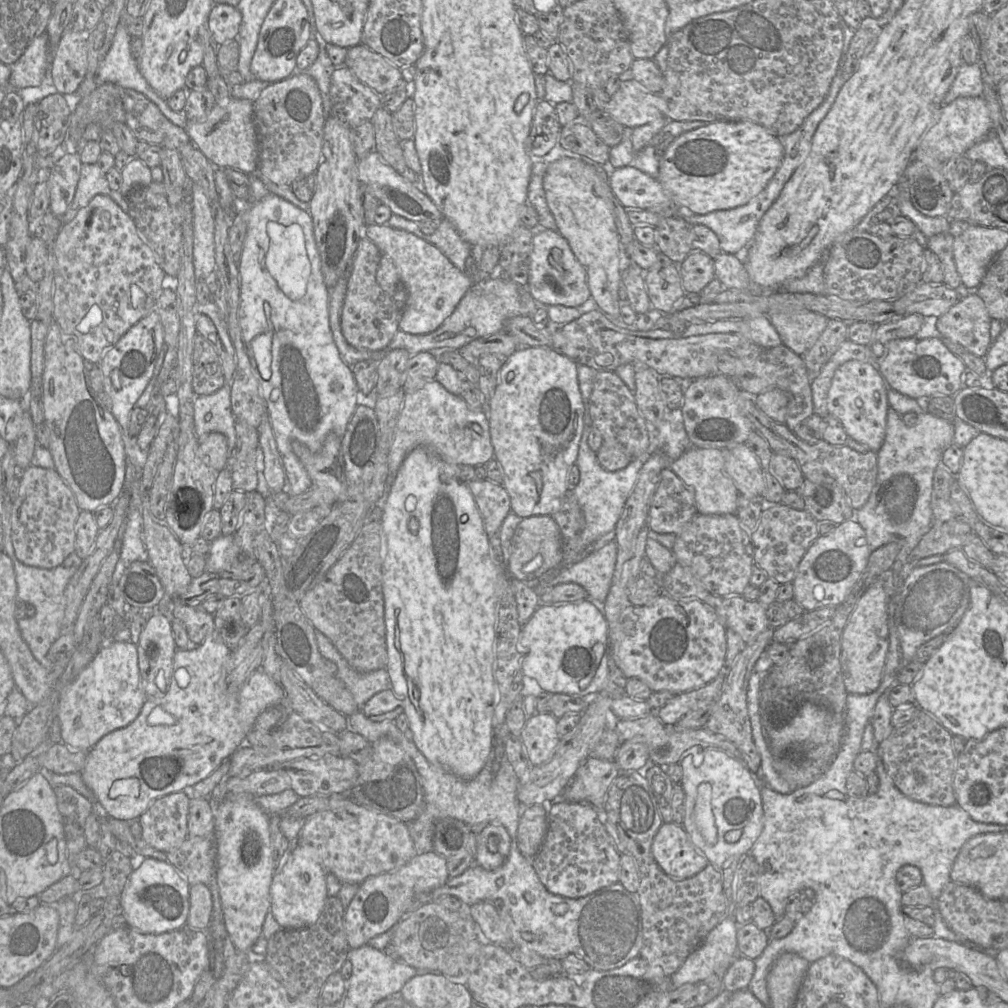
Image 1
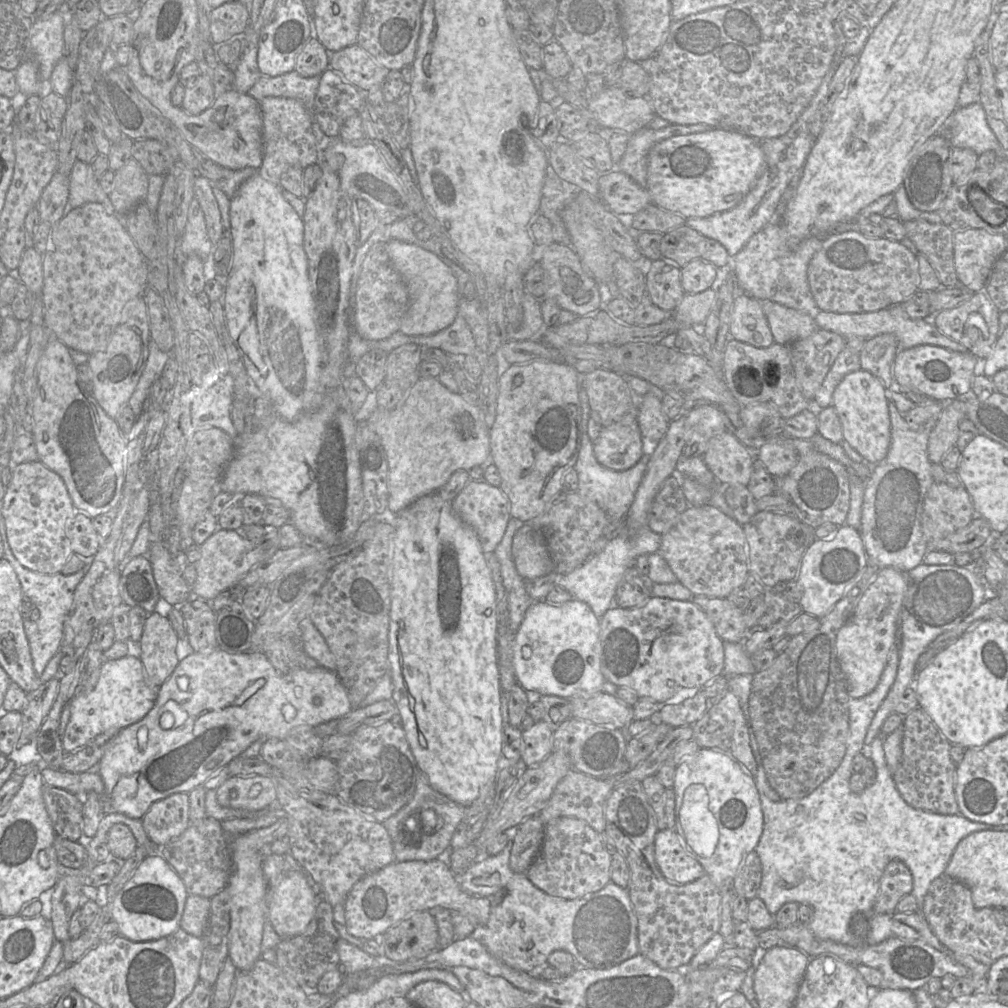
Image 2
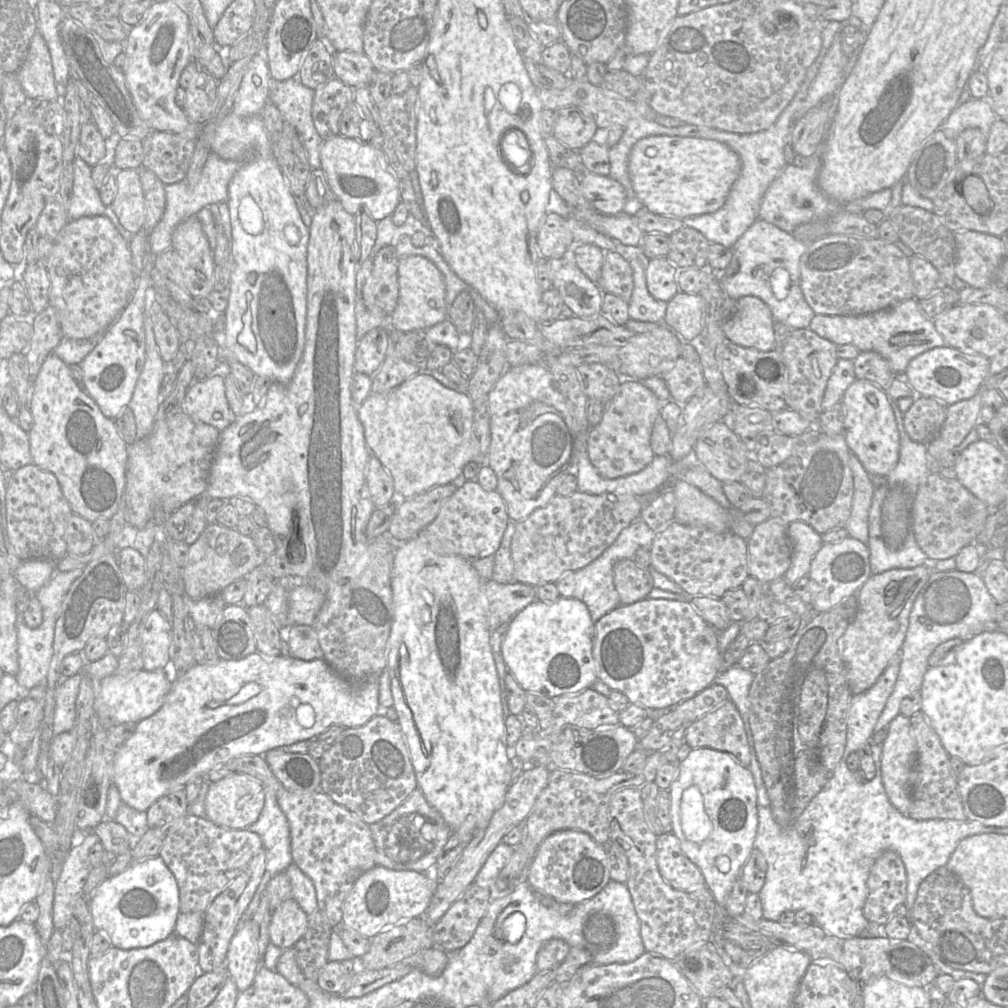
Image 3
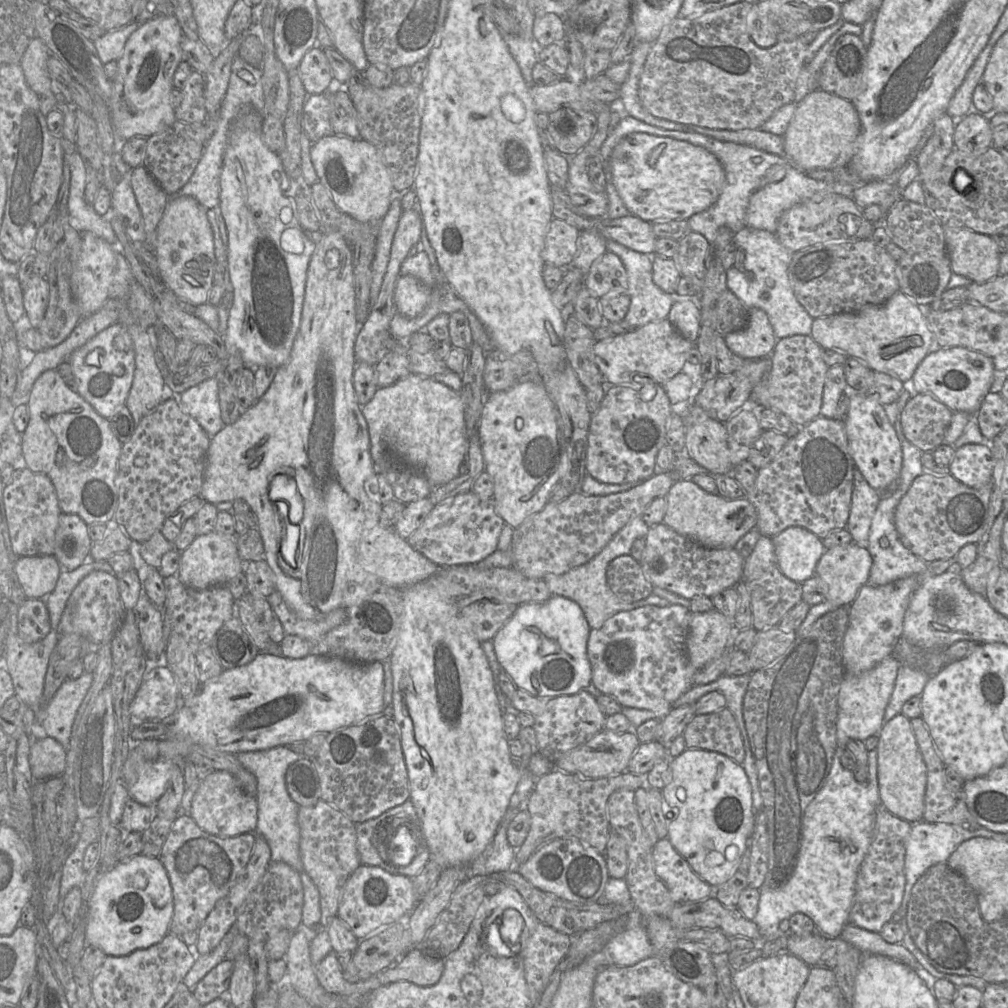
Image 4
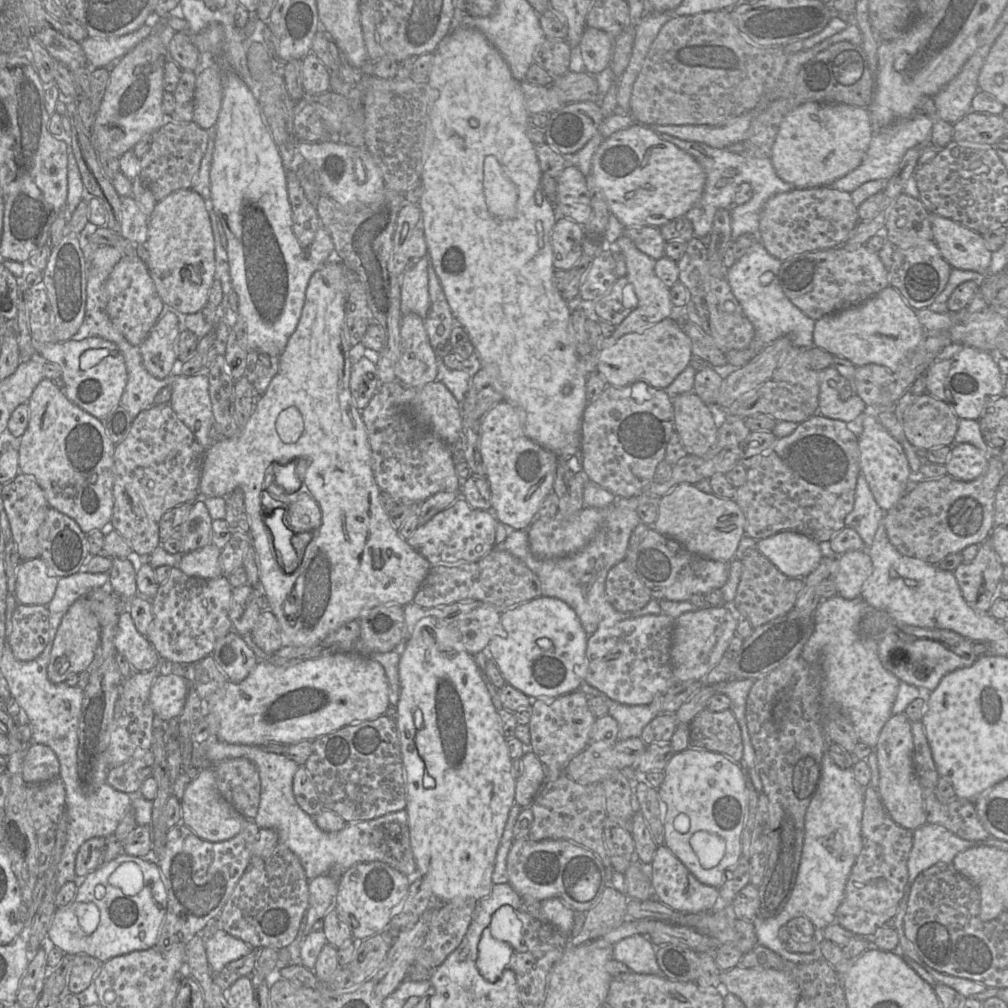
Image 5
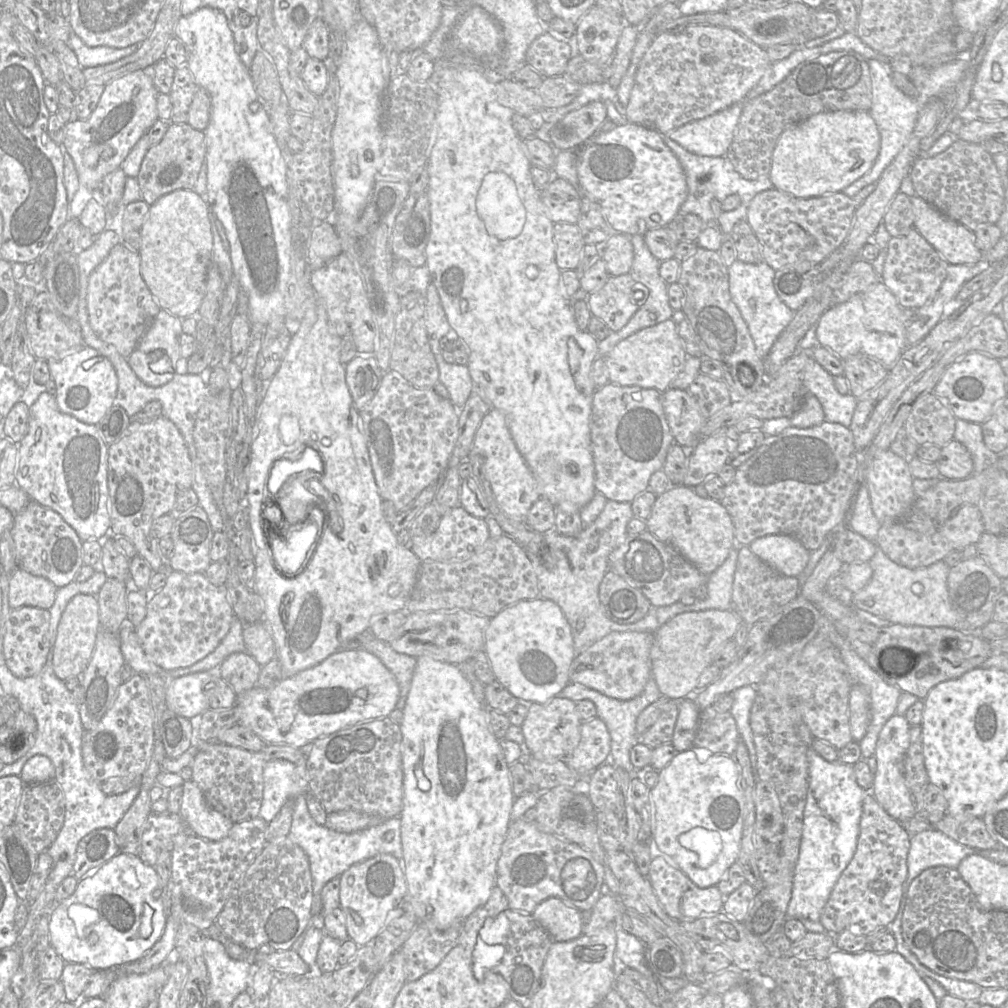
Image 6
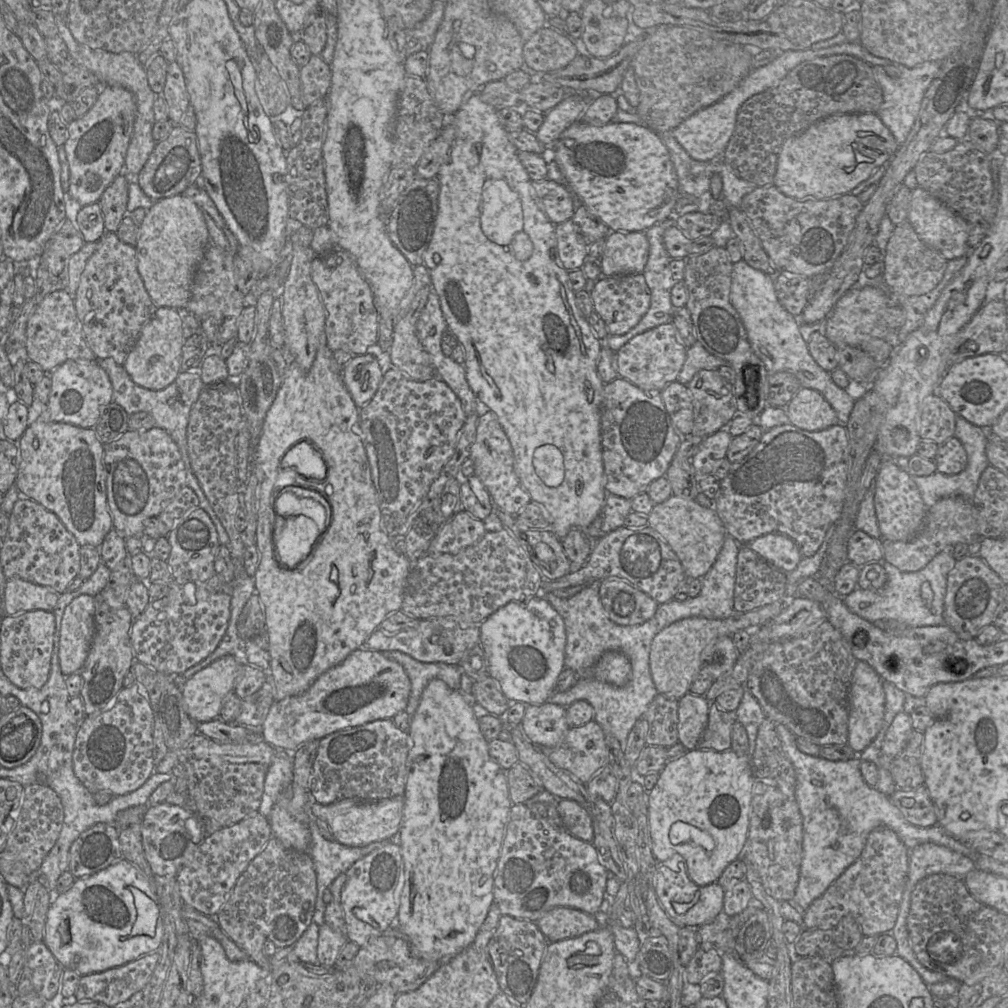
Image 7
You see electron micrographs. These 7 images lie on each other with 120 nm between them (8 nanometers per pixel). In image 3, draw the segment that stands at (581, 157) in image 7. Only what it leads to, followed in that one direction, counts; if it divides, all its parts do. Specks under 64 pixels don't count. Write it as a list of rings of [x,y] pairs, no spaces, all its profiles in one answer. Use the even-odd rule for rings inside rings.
[[[656,135],[633,146],[628,170],[638,204],[654,214],[685,219],[720,209],[741,172],[739,155],[726,144],[701,137]]]

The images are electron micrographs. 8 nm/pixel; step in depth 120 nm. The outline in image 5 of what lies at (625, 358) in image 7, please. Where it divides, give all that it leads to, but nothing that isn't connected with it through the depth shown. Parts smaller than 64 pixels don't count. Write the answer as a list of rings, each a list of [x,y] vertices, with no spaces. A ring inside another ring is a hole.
[[[679,310],[655,325],[641,331],[621,336],[615,344],[597,350],[596,370],[607,385],[627,386],[644,381],[658,389],[668,387],[689,365],[692,341],[683,331],[683,313]]]

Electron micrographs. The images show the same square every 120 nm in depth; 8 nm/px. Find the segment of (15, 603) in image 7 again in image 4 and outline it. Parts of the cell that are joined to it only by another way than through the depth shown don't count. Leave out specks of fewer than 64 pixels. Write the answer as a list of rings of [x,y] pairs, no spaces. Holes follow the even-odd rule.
[[[54,555],[15,557],[13,568],[27,599],[45,599],[62,571]]]

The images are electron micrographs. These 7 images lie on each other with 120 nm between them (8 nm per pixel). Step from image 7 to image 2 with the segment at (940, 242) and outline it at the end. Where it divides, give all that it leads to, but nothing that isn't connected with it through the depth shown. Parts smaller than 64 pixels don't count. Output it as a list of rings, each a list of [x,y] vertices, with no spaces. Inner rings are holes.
[[[984,229],[954,232],[954,266],[958,279],[971,291],[985,290],[995,261],[1006,251],[1006,238]]]

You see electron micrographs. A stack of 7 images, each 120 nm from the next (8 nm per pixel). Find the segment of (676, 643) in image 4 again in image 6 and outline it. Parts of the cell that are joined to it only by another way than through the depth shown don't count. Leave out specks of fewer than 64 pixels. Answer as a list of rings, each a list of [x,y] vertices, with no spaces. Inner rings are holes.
[[[614,631],[577,654],[569,668],[570,683],[580,683],[608,697],[630,700],[642,693],[651,677],[650,650],[654,634]]]

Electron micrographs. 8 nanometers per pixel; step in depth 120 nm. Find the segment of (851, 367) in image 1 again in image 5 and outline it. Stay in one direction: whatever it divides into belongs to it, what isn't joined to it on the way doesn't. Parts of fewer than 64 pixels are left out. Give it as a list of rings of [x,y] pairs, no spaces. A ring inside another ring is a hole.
[[[866,407],[862,425],[863,432],[858,437],[860,450],[860,471],[865,476],[877,504],[889,511],[906,493],[912,472],[902,445],[885,429],[877,418],[875,407]]]

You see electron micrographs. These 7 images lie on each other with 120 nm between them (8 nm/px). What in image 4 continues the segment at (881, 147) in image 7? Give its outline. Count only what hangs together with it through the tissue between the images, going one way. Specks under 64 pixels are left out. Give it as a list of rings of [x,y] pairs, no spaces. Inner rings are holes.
[[[817,89],[798,103],[789,126],[782,135],[784,157],[803,172],[817,168],[844,168],[848,166],[854,154],[859,133],[859,115],[852,102]]]

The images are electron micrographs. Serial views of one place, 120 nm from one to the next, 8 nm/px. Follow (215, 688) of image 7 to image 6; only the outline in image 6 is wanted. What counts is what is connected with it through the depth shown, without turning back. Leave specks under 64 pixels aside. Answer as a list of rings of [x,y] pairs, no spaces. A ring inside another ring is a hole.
[[[202,671],[170,679],[166,688],[168,709],[191,721],[196,721],[210,709],[203,690],[209,675],[210,671]]]

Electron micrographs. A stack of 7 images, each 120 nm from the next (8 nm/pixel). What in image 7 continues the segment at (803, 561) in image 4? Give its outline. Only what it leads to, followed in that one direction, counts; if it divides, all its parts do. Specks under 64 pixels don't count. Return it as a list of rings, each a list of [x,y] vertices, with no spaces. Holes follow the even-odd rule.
[[[768,533],[740,546],[747,546],[769,564],[785,573],[792,572],[802,559],[802,554],[797,544],[781,533]]]

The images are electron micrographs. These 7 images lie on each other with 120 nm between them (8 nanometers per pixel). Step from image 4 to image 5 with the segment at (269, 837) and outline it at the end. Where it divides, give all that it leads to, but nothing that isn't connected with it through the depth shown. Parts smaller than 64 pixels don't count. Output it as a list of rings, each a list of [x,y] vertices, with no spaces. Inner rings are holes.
[[[217,738],[208,739],[199,743],[199,745],[204,746],[205,757],[211,764],[234,758],[246,758],[255,764],[259,772],[261,792],[258,812],[253,821],[259,828],[269,828],[277,831],[279,835],[278,843],[283,844],[298,856],[308,880],[317,876],[331,876],[340,879],[341,875],[350,867],[362,863],[363,860],[378,860],[397,870],[407,872],[412,870],[413,860],[409,848],[410,836],[407,827],[403,827],[403,833],[400,832],[398,837],[405,849],[401,859],[395,859],[388,853],[388,847],[385,846],[388,840],[386,842],[381,840],[393,839],[393,836],[388,836],[388,834],[380,835],[384,832],[384,827],[398,823],[398,819],[385,821],[385,817],[378,817],[371,820],[348,822],[340,831],[325,832],[297,804],[293,793],[293,778],[299,765],[285,754],[268,752],[259,746],[229,744]],[[375,827],[377,828],[374,829]],[[372,832],[374,832],[375,839],[371,837]],[[365,842],[368,846],[367,849],[365,848]]]

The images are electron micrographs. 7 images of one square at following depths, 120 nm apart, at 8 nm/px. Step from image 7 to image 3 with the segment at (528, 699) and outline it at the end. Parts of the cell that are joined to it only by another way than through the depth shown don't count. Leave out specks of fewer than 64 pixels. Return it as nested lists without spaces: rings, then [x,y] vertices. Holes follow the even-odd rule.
[[[559,597],[555,601],[535,600],[508,623],[503,636],[501,653],[510,673],[525,692],[555,698],[579,693],[590,688],[598,679],[596,663],[592,655],[594,622],[584,602],[576,598]]]

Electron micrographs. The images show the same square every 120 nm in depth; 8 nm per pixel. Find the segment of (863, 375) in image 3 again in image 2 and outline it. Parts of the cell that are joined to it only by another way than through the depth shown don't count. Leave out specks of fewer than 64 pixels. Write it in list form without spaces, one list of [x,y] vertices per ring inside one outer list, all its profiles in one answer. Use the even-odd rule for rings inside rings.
[[[879,334],[866,340],[860,352],[861,369],[876,376],[886,390],[893,382],[893,365],[899,343],[893,334]]]

